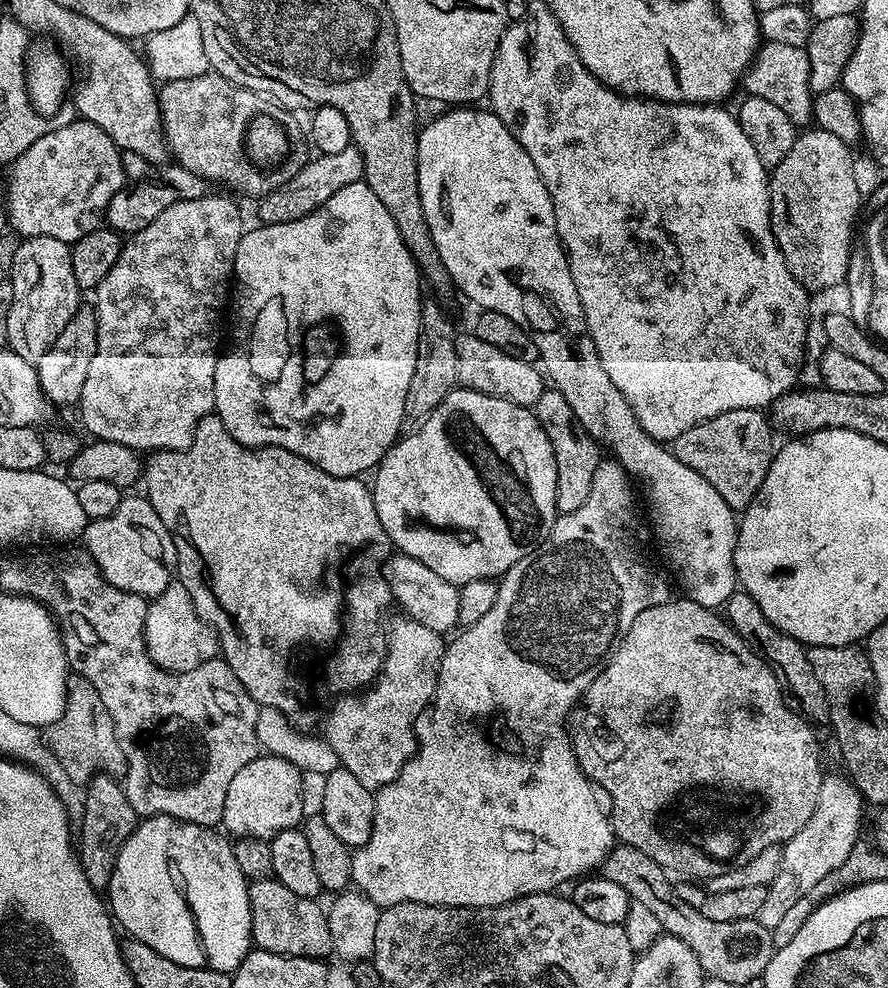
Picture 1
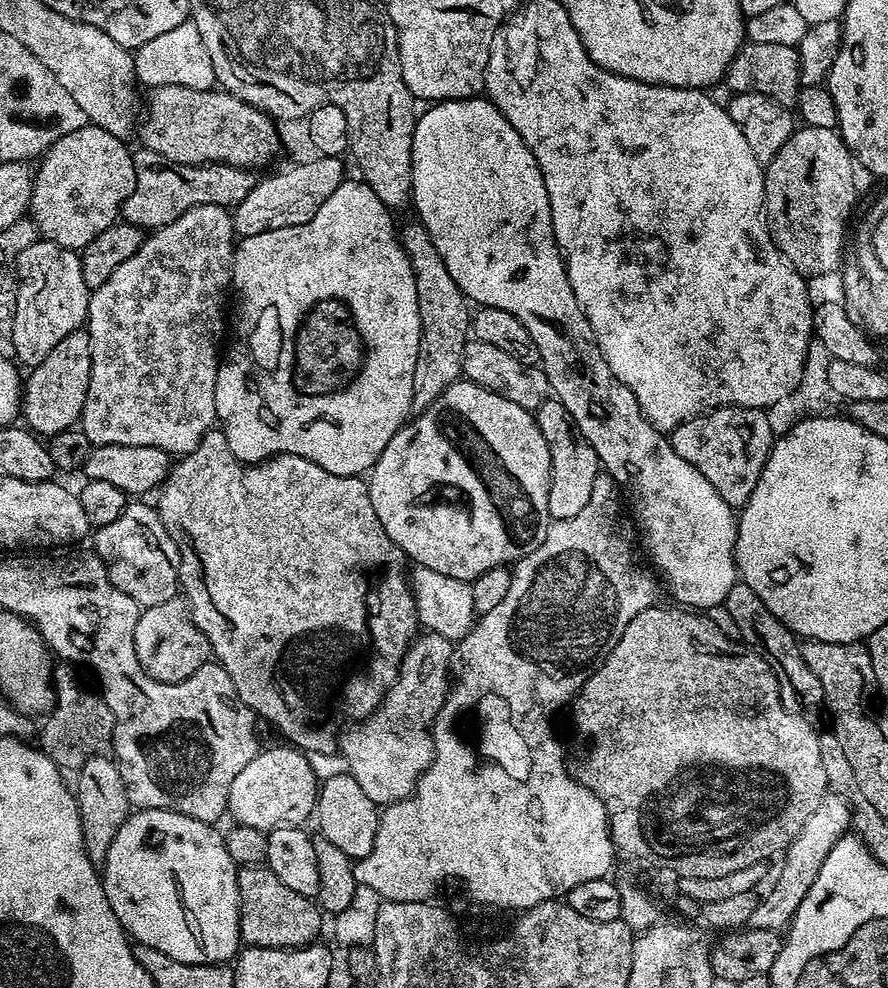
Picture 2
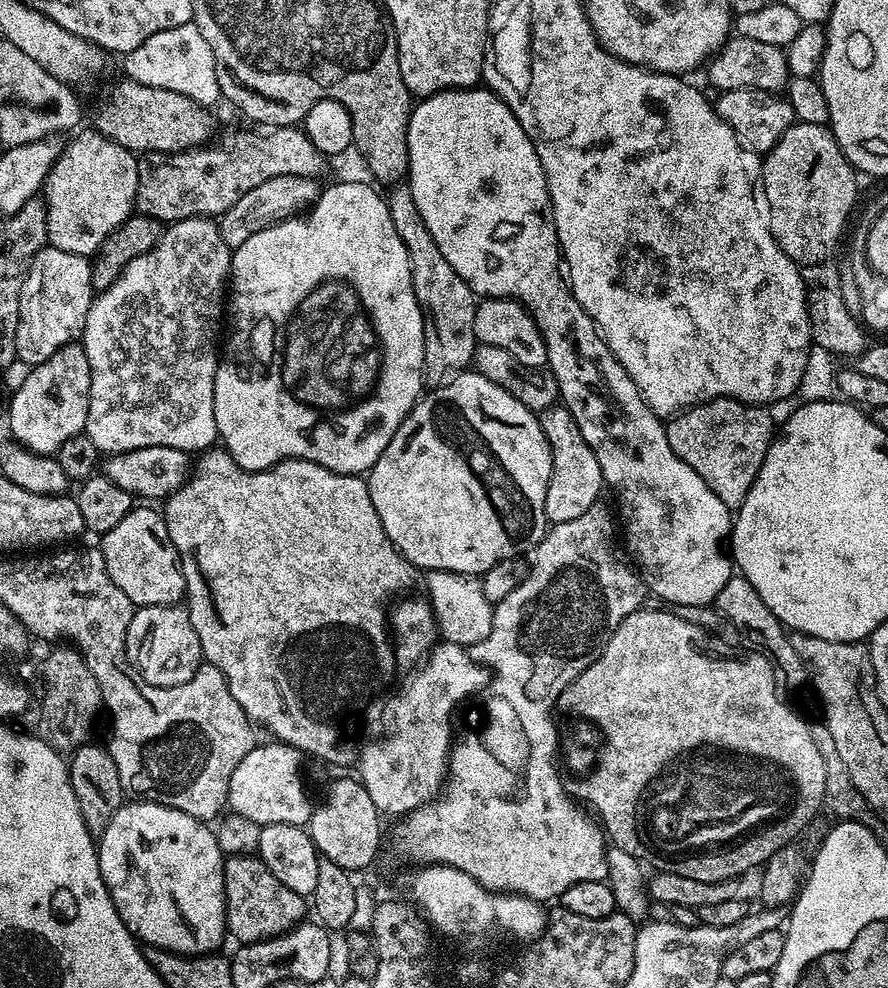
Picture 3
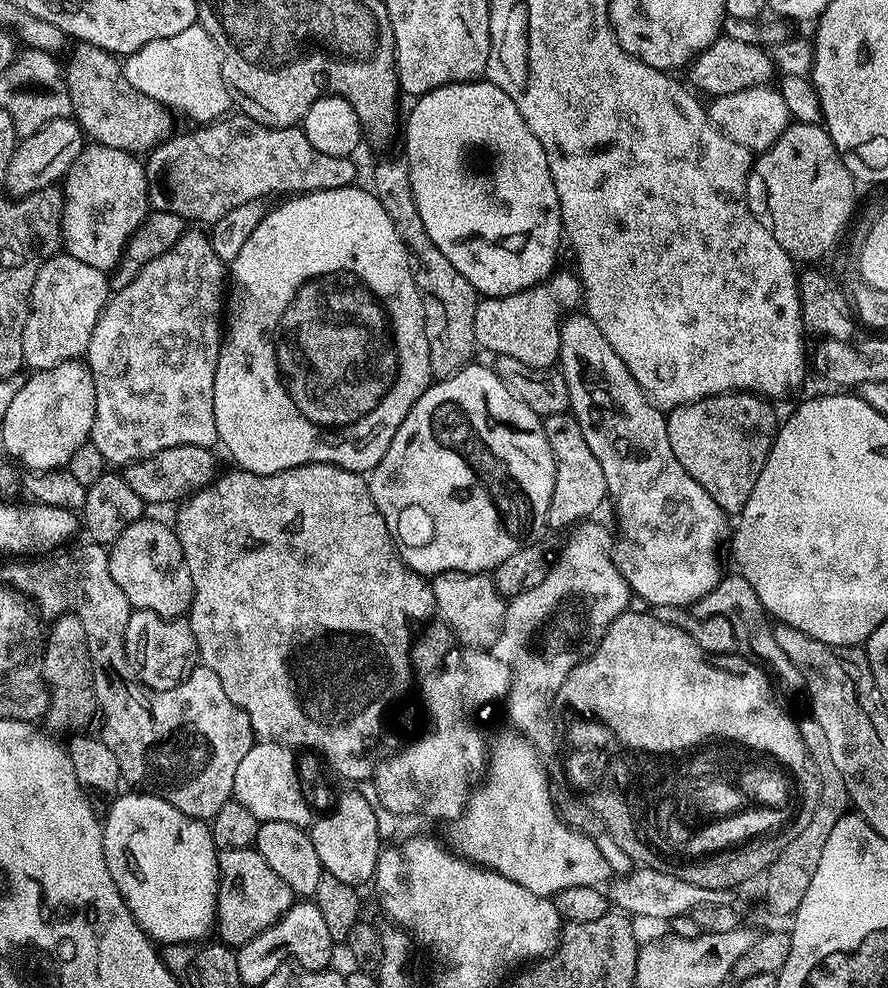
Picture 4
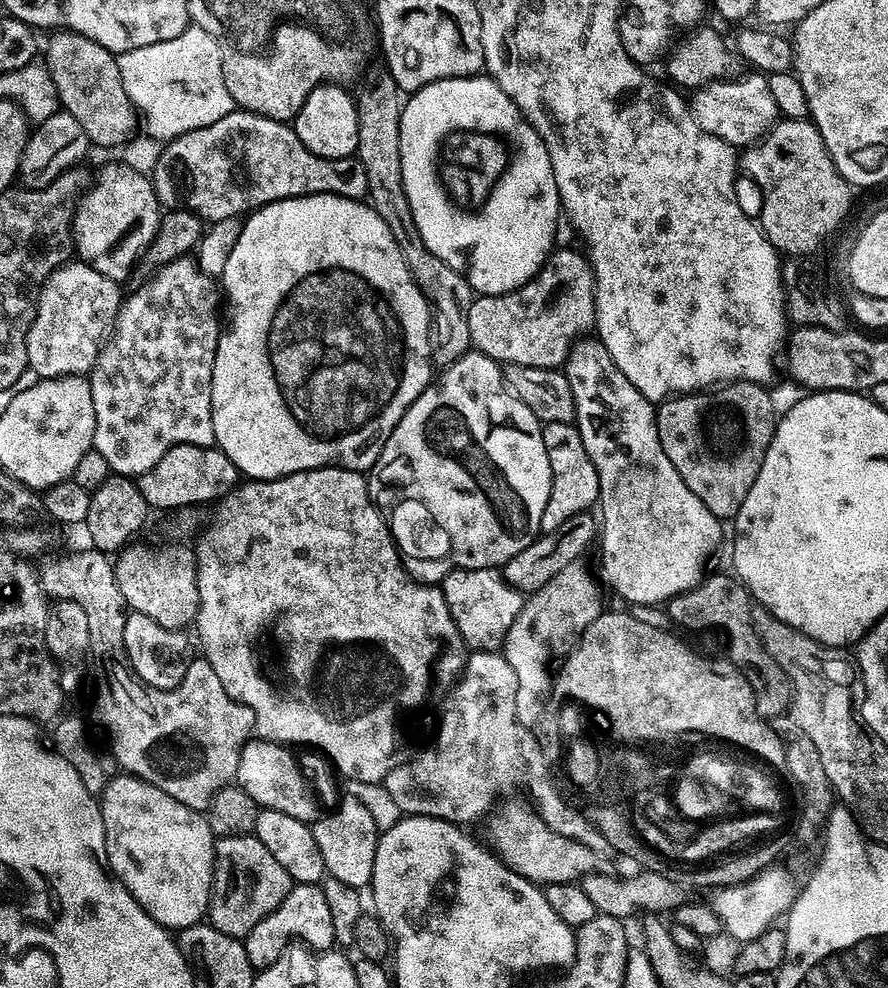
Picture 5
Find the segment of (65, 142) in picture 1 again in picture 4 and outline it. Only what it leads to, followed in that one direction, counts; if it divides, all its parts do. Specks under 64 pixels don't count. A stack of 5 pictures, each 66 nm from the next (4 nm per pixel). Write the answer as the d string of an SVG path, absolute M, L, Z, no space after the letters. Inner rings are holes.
M92 142L72 163L62 181L64 213L60 223L60 239L63 251L78 258L78 262L86 262L86 266L94 266L94 270L105 274L111 273L120 263L124 250L128 247L128 239L136 233L138 226L150 213L148 173L145 165L136 160L139 159L131 152Z

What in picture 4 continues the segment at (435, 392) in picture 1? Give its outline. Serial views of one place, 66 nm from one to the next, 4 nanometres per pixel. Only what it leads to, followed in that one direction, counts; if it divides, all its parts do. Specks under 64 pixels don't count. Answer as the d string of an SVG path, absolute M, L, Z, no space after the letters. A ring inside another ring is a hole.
M380 160L372 168L372 184L370 190L382 202L382 210L386 210L390 222L394 222L394 230L402 238L408 248L409 257L414 265L416 285L427 297L426 304L426 342L430 346L430 370L436 380L445 380L462 370L473 359L472 351L477 351L474 334L474 310L478 303L478 293L454 266L430 242L430 234L426 234L426 226L422 226L422 217L418 214L418 202L414 202L414 190L410 186L410 174L407 163L400 160Z

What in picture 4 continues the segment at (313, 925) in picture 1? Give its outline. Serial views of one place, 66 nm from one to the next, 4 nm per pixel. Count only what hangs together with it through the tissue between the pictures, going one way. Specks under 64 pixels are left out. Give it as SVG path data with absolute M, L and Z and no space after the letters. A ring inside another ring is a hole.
M255 847L226 848L219 853L220 885L216 895L215 931L220 931L219 939L229 946L239 946L250 942L262 930L278 922L287 914L294 903L294 893L274 870L266 863L266 858Z

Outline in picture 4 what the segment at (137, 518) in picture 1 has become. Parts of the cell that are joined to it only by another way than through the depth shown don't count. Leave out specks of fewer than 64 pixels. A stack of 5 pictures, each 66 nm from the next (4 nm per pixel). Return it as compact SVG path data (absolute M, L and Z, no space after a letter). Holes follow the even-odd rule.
M141 518L134 522L108 548L110 578L126 594L133 609L150 610L159 616L180 618L192 607L192 579L184 565L180 539L160 520Z

